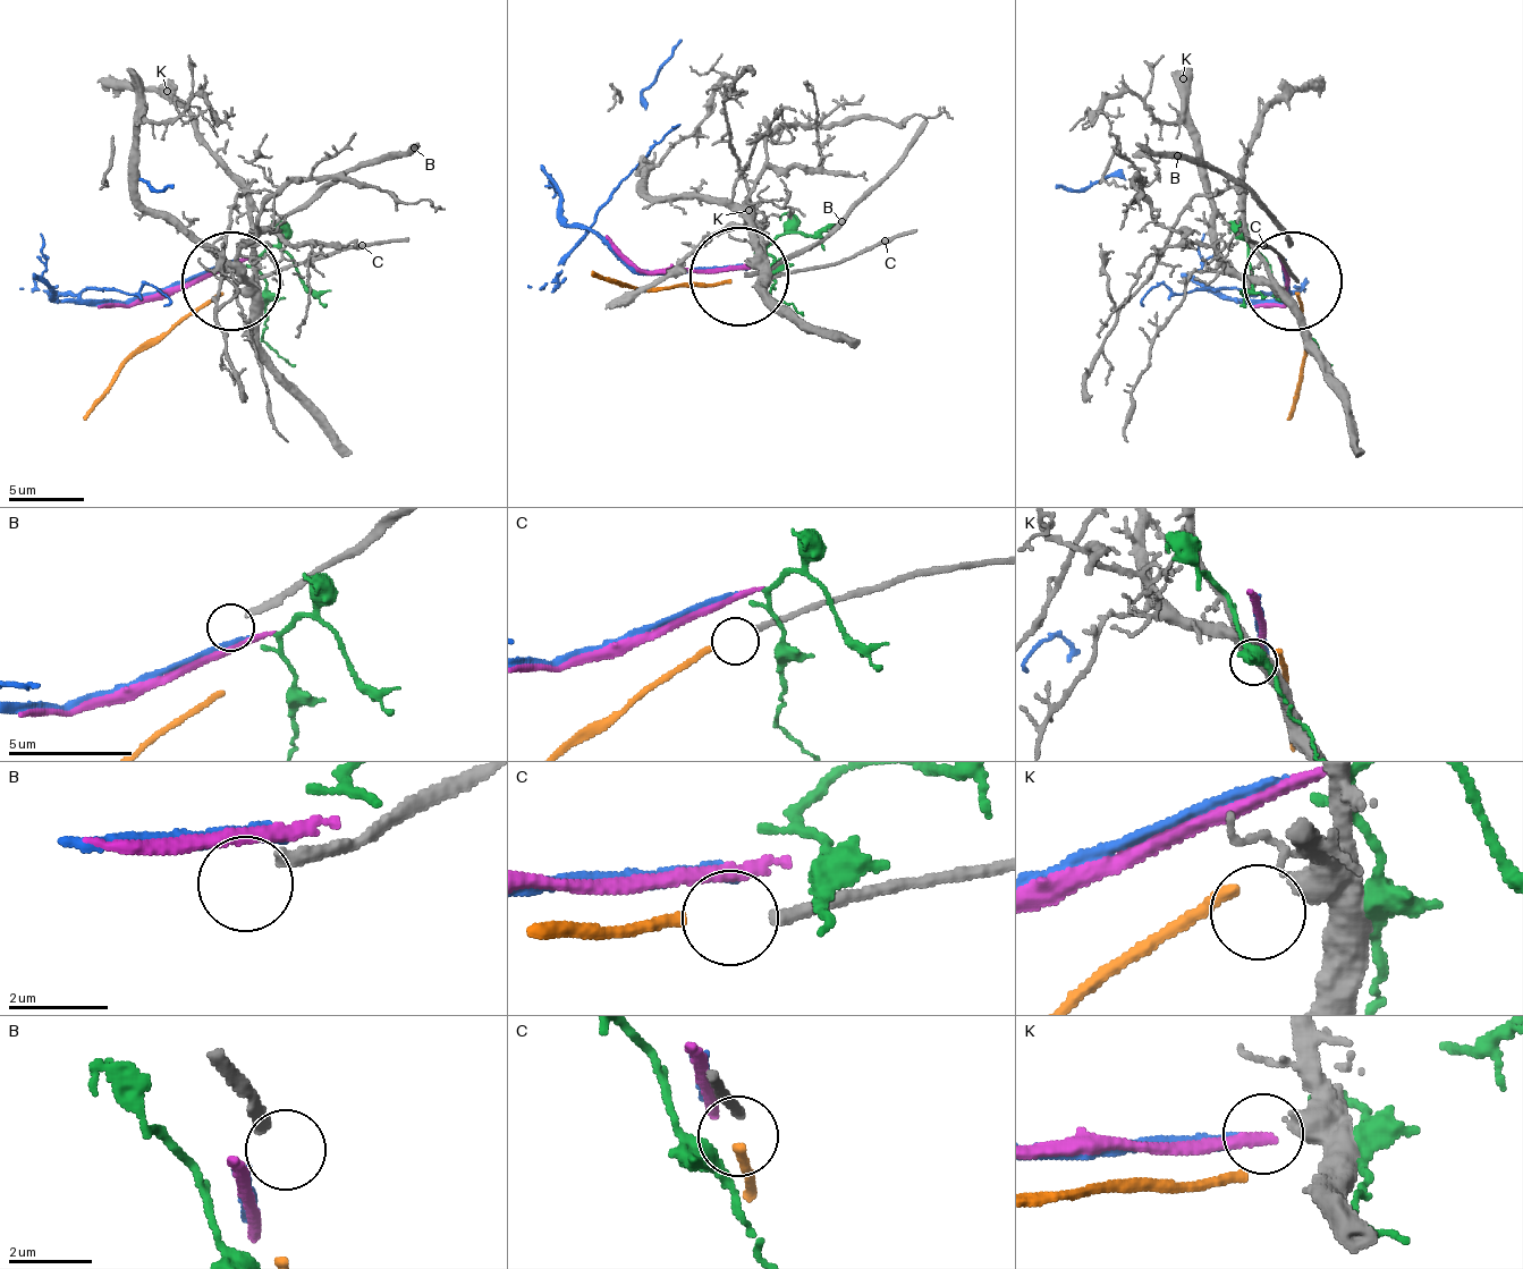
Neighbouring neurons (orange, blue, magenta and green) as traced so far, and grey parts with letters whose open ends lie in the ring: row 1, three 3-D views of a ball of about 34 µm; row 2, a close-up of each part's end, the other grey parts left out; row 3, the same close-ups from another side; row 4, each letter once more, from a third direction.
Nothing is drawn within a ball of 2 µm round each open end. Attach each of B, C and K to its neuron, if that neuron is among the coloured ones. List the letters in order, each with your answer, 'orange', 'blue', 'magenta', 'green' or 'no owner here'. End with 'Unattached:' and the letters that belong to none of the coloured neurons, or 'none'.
B: no owner here
C: orange
K: no owner here
Unattached: B, K

